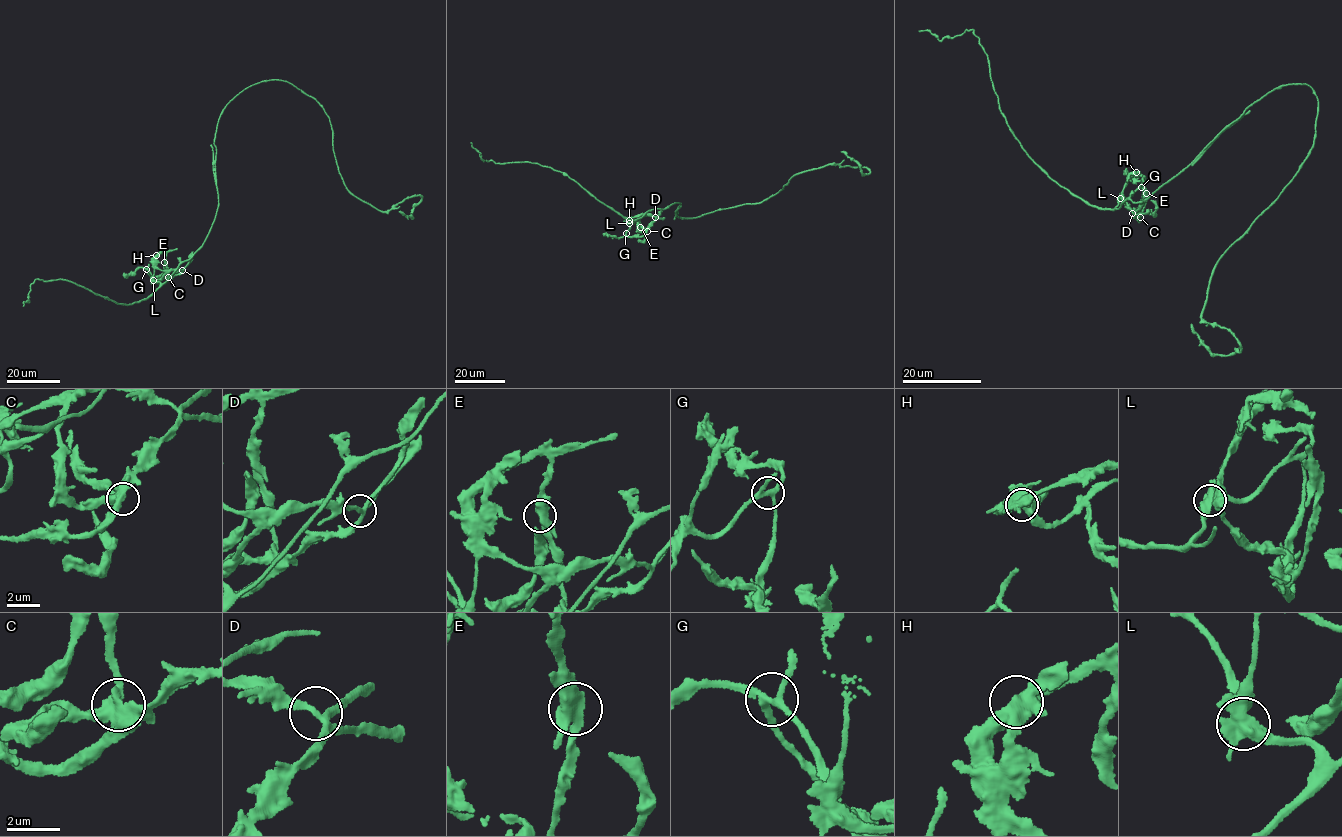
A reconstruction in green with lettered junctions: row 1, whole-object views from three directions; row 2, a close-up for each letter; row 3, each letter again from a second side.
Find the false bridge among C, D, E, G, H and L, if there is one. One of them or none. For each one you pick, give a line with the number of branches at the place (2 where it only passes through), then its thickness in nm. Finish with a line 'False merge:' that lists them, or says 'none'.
H: 4 branches meet; 500 nm thick
False merge: H

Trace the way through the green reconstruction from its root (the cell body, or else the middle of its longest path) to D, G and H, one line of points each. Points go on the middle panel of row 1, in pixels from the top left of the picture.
D: (676, 214), (681, 203), (651, 209), (634, 221), (628, 220), (649, 213), (655, 217)
G: (676, 214), (681, 203), (651, 209), (629, 223), (626, 233)
H: (676, 214), (681, 203), (651, 209), (634, 221), (629, 223), (626, 220), (629, 220)

